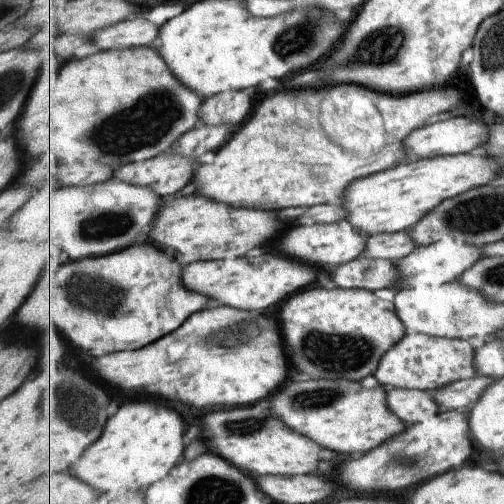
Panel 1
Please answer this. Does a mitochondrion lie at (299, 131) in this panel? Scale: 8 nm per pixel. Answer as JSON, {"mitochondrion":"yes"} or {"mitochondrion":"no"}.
{"mitochondrion":"yes"}

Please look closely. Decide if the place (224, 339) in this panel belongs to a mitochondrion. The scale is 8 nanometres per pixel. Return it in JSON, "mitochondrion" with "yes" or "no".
{"mitochondrion":"yes"}

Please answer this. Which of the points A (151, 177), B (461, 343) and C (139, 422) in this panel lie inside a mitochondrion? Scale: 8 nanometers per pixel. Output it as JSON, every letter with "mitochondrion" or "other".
{"A":"other","B":"other","C":"other"}

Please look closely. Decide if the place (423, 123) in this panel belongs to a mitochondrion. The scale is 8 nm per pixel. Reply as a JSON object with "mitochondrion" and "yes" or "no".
{"mitochondrion":"no"}

